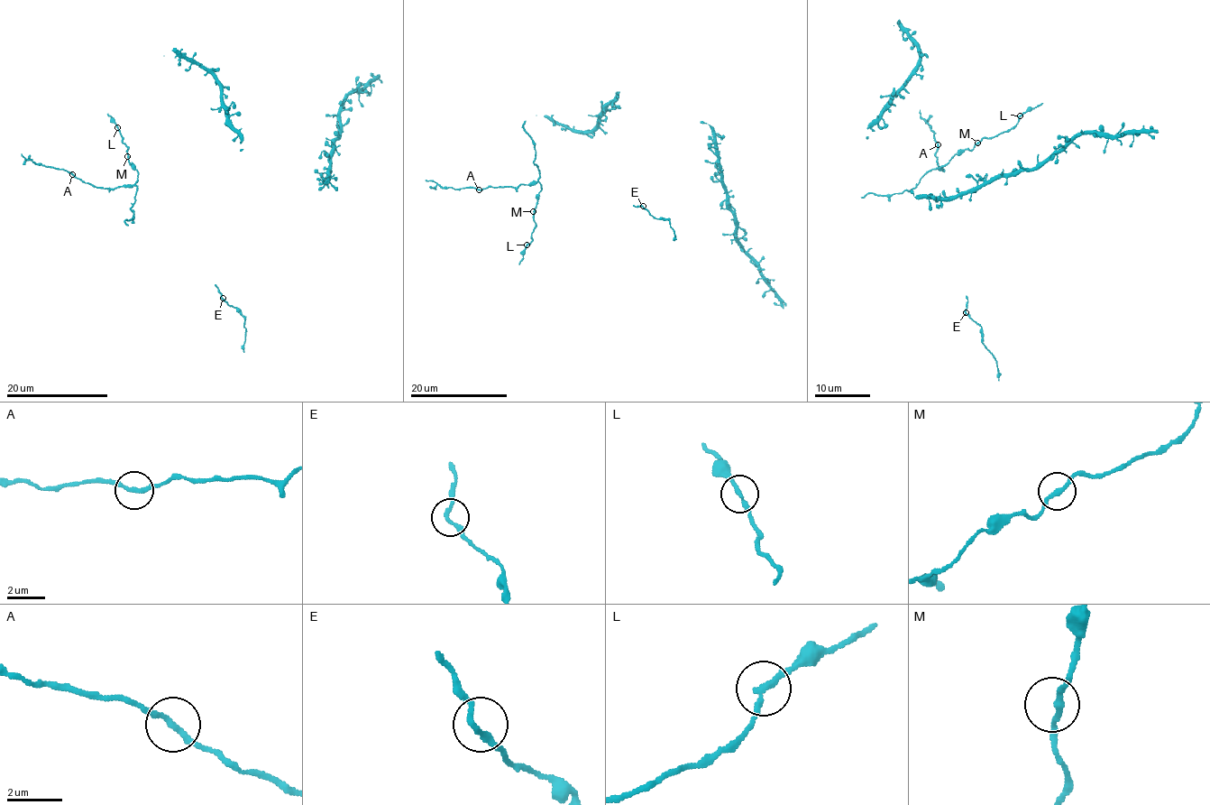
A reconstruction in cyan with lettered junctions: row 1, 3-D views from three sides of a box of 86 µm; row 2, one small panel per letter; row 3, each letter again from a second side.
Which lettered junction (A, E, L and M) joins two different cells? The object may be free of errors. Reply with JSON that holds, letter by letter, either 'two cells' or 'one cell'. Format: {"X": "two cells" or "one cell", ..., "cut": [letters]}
{"A": "one cell", "E": "one cell", "L": "two cells", "M": "one cell", "cut": ["L"]}

